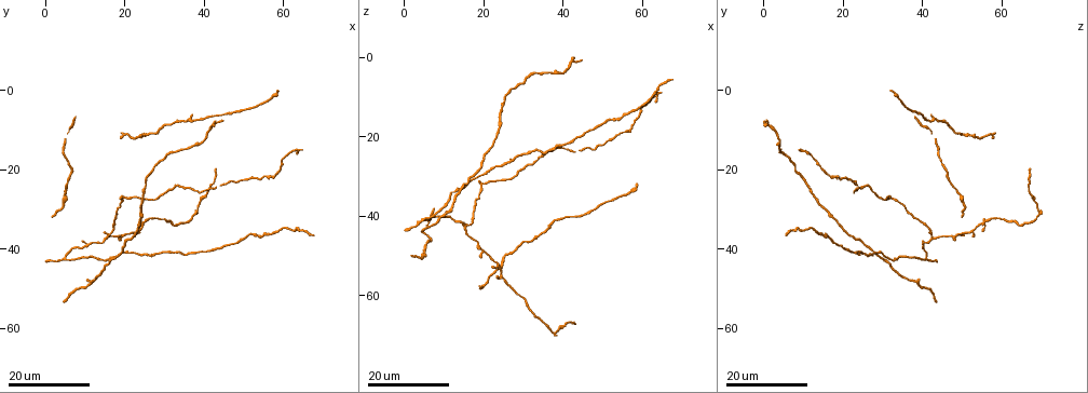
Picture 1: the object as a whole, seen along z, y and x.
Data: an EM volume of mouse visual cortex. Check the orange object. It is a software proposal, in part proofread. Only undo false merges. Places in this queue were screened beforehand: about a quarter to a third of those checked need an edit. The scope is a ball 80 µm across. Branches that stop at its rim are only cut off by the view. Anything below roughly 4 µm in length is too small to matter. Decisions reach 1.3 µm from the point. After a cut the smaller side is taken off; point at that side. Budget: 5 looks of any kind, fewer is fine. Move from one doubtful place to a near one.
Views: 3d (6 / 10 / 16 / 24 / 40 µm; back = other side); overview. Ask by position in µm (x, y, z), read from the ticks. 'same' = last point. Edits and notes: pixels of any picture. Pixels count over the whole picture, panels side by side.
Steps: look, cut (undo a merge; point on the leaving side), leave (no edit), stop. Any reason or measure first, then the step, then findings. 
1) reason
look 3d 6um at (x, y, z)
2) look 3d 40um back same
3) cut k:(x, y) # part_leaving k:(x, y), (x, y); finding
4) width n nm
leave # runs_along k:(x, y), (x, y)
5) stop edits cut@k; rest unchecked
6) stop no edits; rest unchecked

branch point
look 3d 24um at (15.0, 38.0, 42.5)

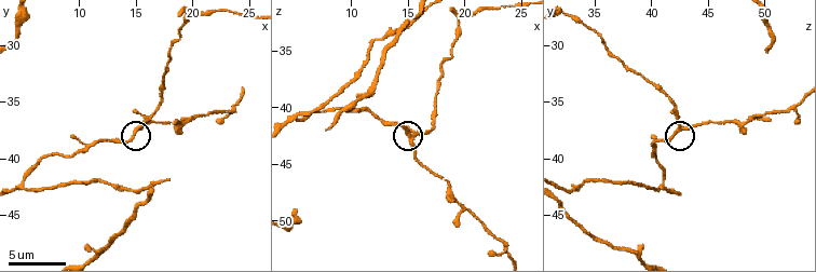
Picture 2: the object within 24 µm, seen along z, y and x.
closer look
look 3d 6um at (15.4, 37.2, 43.0)

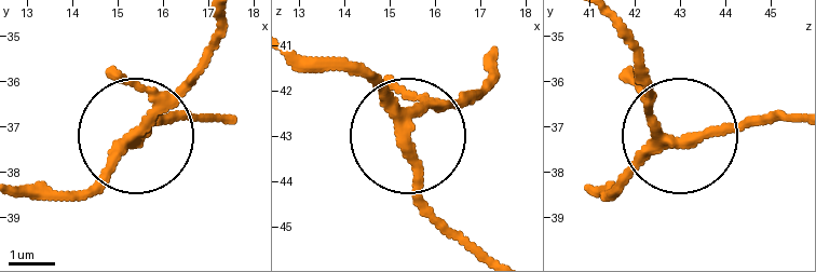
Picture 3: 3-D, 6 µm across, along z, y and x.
arms 3
leave # runs_along 3:(589, 190), (616, 186), (685, 136), (786, 120); one neuron here

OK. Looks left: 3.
three arms meet
look 3d 24um at (19.5, 27.5, 32.5)

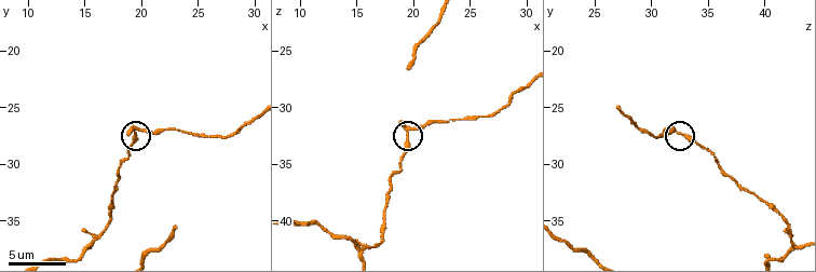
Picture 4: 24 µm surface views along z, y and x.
look 3d 10um at (19.2, 27.2, 32.4)

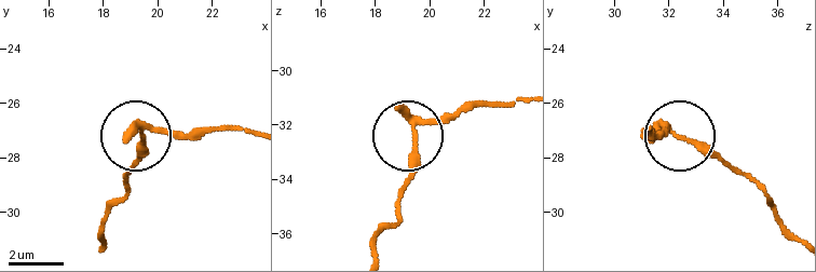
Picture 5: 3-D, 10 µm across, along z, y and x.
leave # runs_along 5:(102, 245), (141, 136), (192, 134); one neuron here

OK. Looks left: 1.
stop no edits; rest unchecked

